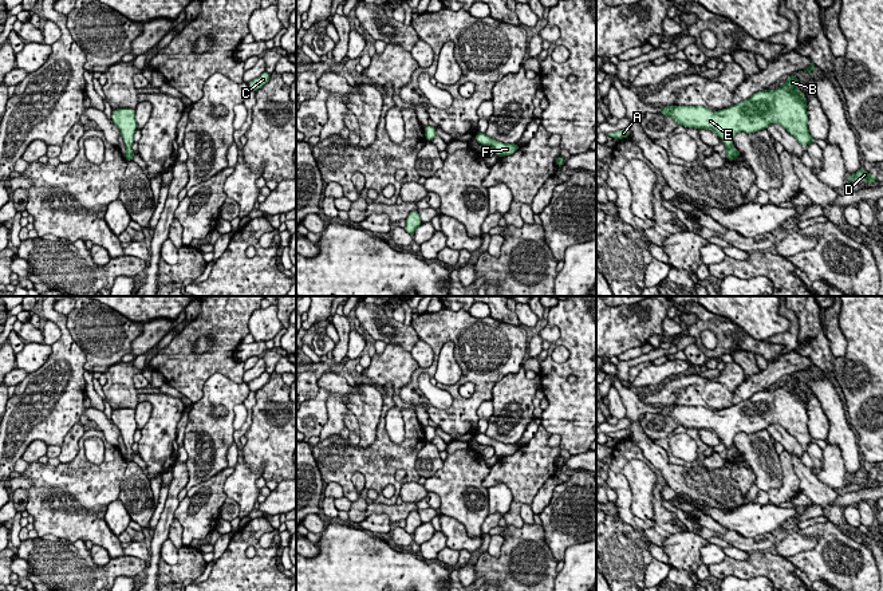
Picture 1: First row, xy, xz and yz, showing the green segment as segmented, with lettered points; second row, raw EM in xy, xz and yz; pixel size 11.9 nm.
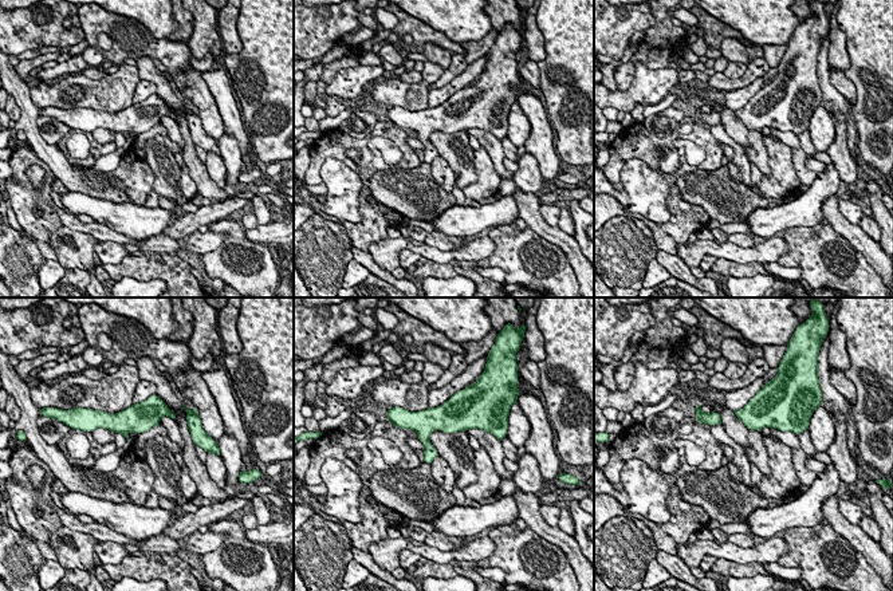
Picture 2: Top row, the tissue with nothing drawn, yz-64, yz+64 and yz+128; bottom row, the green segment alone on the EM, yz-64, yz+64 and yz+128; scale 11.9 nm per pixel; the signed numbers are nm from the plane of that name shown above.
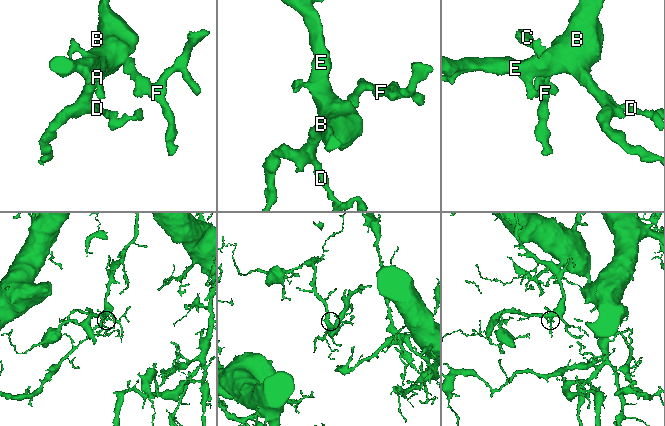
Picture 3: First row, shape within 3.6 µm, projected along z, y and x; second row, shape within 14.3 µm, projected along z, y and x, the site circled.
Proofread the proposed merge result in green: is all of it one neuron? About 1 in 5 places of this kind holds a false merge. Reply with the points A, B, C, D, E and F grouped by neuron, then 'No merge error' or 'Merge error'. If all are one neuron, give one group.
Groups: A B C D E F. No merge error

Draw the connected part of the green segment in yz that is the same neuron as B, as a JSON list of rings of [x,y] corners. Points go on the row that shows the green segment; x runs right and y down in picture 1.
[[[793,75],[777,90],[761,90],[749,99],[718,111],[703,106],[665,106],[658,113],[673,118],[678,126],[714,131],[725,143],[728,161],[741,155],[733,146],[737,133],[756,133],[772,123],[778,123],[800,145],[808,146],[815,139],[808,130],[807,99],[803,91],[796,90],[800,80]]]

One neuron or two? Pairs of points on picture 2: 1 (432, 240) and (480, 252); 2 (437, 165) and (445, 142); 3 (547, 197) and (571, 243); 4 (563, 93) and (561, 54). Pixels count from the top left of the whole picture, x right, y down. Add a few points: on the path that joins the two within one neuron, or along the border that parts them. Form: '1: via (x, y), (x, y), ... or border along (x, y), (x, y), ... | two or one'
1: border along (468, 241), (453, 249), (439, 249), (429, 245) | two
2: border along (439, 153), (453, 173) | two
3: border along (537, 196), (541, 204) | two
4: via (563, 83), (563, 63) | one

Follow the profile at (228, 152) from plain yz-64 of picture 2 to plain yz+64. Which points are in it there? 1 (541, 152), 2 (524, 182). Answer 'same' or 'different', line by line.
1: different
2: same

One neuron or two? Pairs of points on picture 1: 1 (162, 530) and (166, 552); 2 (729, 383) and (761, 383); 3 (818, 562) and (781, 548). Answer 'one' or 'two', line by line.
1: two
2: two
3: two

